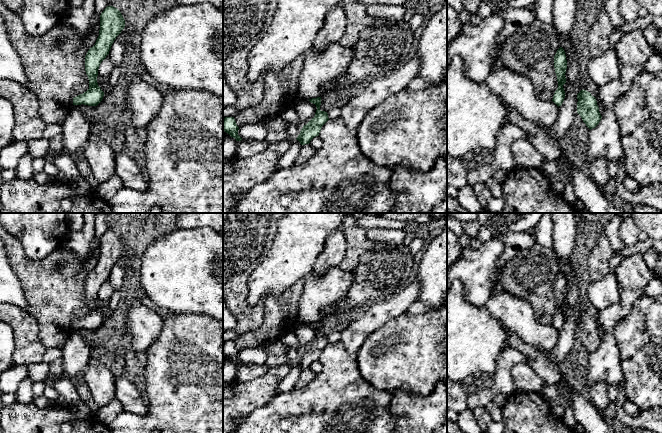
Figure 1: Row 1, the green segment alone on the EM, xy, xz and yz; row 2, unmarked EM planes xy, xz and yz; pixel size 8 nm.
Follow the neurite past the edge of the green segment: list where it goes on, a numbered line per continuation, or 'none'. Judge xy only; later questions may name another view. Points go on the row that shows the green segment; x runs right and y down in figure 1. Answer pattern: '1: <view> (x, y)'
none

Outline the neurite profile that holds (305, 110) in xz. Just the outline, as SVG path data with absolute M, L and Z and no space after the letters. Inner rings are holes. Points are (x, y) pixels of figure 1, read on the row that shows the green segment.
M296 98L294 109L300 121L300 127L306 125L312 118L314 118L317 107L309 100Z

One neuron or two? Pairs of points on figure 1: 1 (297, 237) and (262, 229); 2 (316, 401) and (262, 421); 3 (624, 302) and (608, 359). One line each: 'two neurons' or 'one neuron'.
1: two neurons
2: one neuron
3: one neuron

